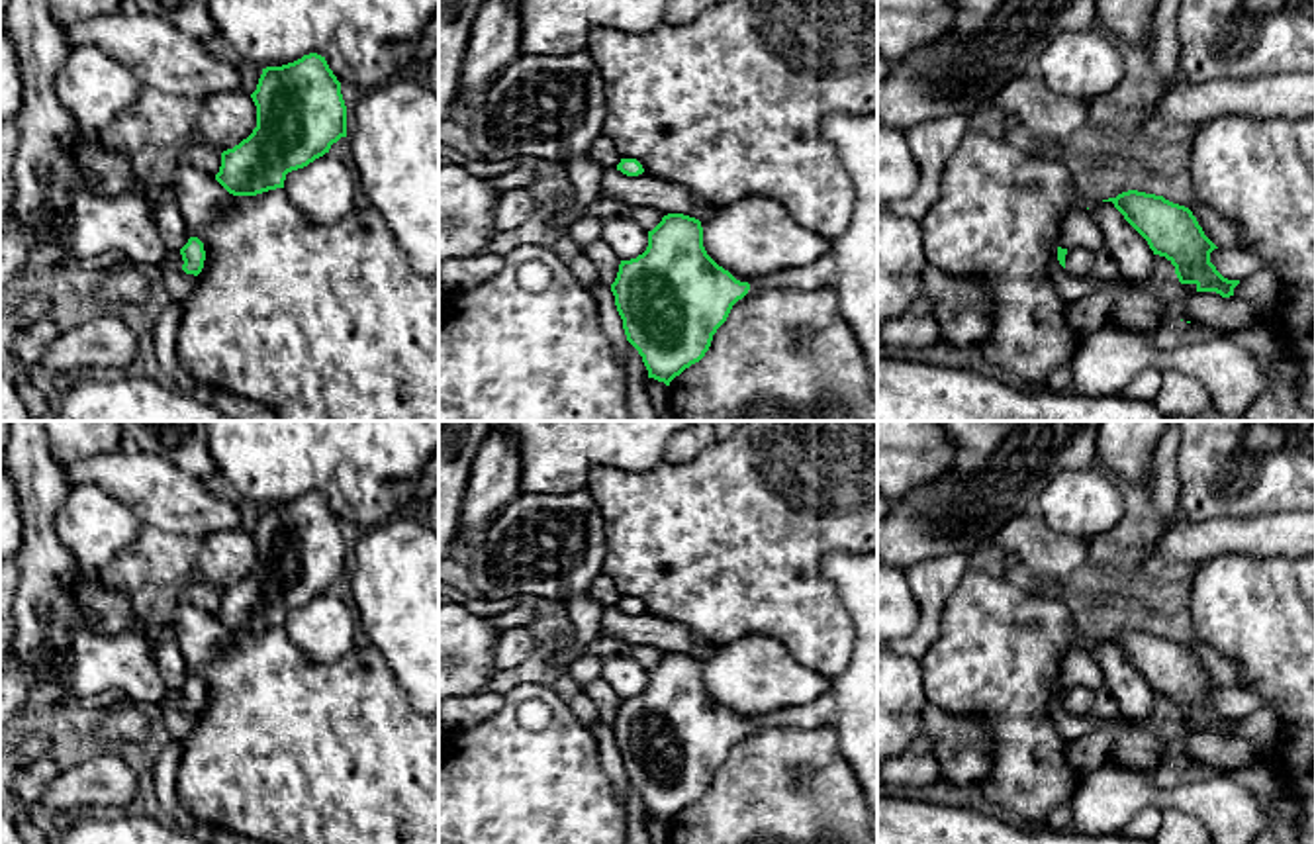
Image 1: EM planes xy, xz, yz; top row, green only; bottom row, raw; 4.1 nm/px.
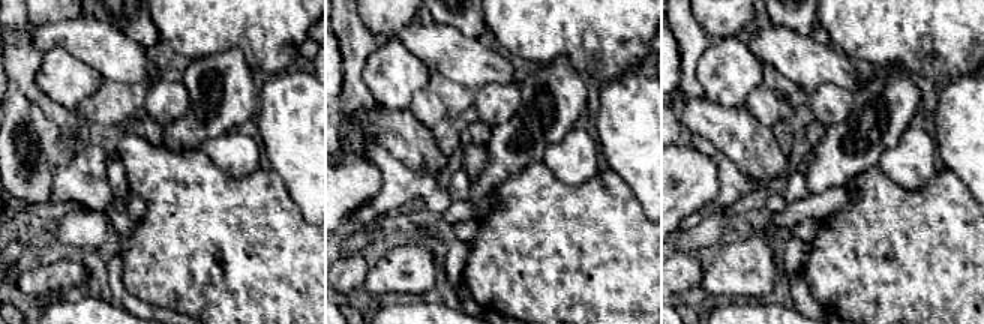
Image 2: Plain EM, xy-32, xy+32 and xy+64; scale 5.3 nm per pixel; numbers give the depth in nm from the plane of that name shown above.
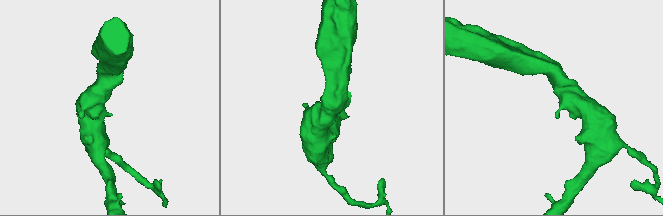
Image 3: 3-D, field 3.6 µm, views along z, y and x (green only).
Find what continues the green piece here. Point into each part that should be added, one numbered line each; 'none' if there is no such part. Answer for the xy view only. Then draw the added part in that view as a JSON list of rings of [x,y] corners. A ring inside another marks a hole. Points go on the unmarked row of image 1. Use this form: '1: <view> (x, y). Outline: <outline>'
none

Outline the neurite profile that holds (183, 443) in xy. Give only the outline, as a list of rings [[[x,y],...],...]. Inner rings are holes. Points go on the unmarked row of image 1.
[[[121,421],[139,450],[166,458],[206,482],[217,466],[210,454],[206,421]]]

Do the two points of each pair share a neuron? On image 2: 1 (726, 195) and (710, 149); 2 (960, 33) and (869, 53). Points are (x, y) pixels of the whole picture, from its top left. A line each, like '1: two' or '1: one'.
1: one
2: one

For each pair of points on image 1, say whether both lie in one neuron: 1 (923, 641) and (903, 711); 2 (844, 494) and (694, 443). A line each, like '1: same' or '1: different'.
1: different
2: different

